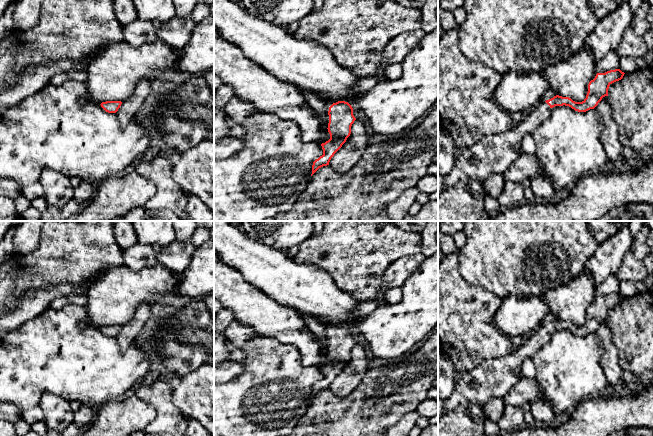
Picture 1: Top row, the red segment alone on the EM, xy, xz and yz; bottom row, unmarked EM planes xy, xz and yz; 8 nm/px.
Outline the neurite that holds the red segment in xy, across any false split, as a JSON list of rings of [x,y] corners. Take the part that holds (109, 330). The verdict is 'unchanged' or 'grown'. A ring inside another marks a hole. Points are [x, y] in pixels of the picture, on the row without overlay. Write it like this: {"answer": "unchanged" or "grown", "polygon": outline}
{"answer": "unchanged", "polygon": [[[106,325],[102,326],[100,329],[106,336],[116,337],[120,332],[121,328],[121,325]]]}

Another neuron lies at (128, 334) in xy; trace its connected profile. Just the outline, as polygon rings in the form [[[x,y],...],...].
[[[141,304],[133,318],[125,325],[122,325],[120,332],[115,337],[122,352],[125,352],[136,341],[139,332],[154,316],[154,312],[155,308],[150,304]]]

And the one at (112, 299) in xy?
[[[159,262],[140,271],[134,271],[125,265],[110,269],[88,284],[85,294],[86,320],[80,326],[83,329],[100,329],[106,325],[125,325],[133,318],[141,304],[150,304],[156,309],[164,301],[172,298],[180,279],[180,275]]]

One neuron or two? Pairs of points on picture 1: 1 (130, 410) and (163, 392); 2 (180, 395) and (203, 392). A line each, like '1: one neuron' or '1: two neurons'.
1: two neurons
2: one neuron

